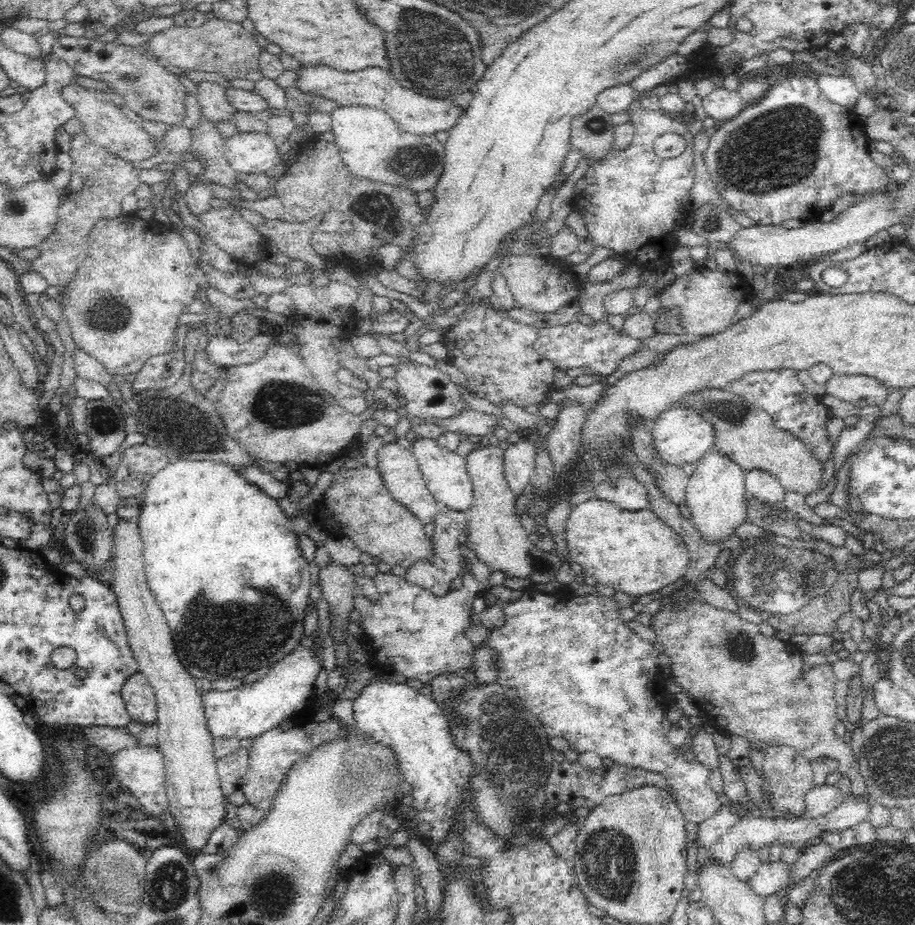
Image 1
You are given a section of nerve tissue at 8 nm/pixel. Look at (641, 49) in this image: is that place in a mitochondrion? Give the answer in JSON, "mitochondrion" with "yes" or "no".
{"mitochondrion":"yes"}

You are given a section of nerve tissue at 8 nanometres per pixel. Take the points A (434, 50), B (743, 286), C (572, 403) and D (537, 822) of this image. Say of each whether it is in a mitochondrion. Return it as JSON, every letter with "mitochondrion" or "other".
{"A":"mitochondrion","B":"other","C":"other","D":"mitochondrion"}

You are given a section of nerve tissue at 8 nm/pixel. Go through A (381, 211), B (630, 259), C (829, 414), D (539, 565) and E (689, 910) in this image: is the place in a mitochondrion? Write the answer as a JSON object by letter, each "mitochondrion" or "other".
{"A":"mitochondrion","B":"other","C":"other","D":"mitochondrion","E":"other"}

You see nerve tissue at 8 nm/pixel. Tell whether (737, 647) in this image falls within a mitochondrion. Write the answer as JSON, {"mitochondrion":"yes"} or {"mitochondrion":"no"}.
{"mitochondrion":"yes"}

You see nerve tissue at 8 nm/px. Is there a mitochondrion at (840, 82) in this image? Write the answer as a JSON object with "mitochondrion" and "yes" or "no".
{"mitochondrion":"no"}

